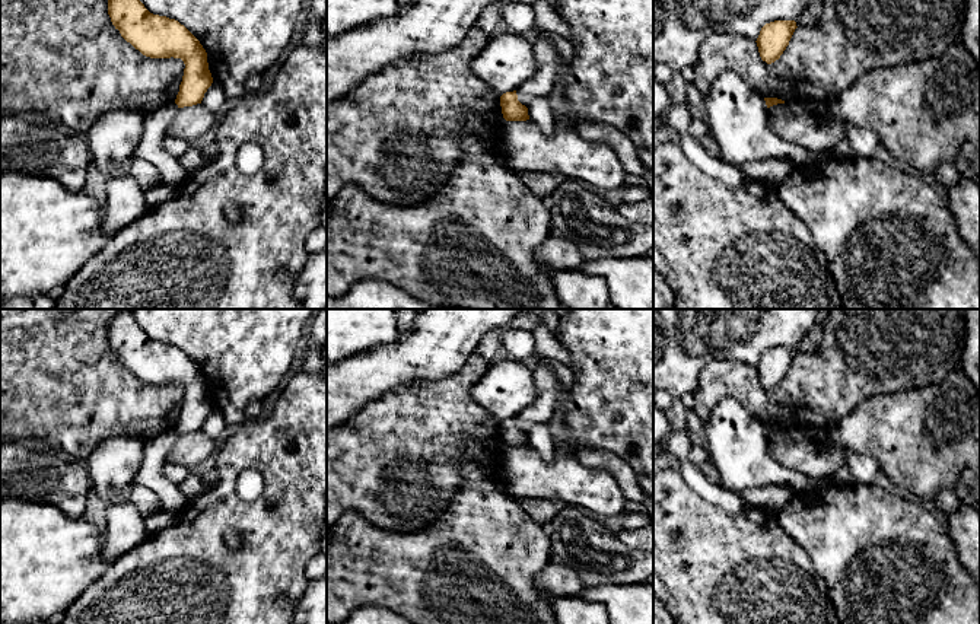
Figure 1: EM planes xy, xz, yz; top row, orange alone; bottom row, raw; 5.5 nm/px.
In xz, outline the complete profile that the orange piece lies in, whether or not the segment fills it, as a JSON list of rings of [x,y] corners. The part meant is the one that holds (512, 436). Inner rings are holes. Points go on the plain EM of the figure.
[[[516,417],[506,418],[500,423],[500,433],[506,448],[529,446],[528,434],[518,427]]]

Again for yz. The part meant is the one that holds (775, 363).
[[[774,347],[766,350],[757,364],[758,379],[767,391],[780,385],[796,356],[795,347]]]

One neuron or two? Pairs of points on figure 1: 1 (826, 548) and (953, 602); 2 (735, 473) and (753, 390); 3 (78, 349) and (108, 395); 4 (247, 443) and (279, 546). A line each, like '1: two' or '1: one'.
1: one
2: two
3: one
4: one

